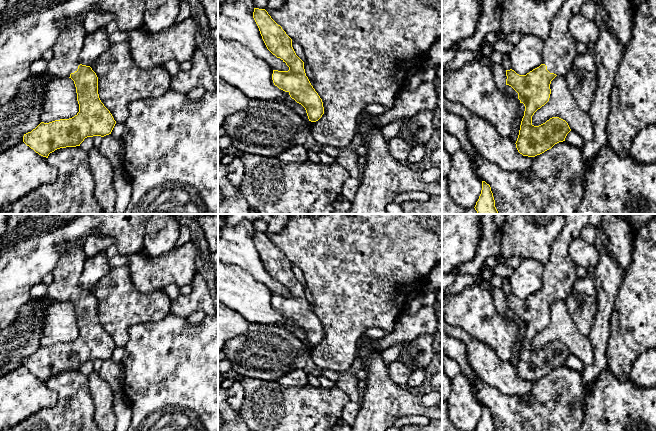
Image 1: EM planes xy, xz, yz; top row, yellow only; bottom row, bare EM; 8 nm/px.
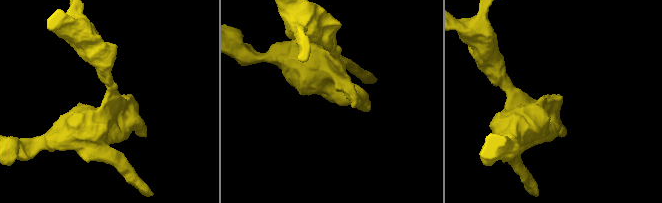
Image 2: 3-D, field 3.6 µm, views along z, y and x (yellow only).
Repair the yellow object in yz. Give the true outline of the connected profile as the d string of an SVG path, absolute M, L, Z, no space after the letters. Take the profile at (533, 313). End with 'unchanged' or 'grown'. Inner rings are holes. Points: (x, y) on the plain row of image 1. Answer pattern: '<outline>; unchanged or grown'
M566 214L566 224L551 246L550 260L545 264L543 287L527 297L519 299L514 294L506 294L506 309L517 317L520 327L525 330L516 372L520 378L535 381L565 365L571 355L568 347L552 341L545 347L534 350L532 340L550 322L551 305L556 300L564 300L577 280L576 265L568 255L568 246L580 237L586 226L601 224L603 214Z; grown

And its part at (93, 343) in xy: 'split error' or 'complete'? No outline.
split error

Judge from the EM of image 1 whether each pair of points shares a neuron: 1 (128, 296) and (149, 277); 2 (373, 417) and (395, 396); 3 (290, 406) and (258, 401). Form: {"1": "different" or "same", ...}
{"1": "different", "2": "same", "3": "same"}

